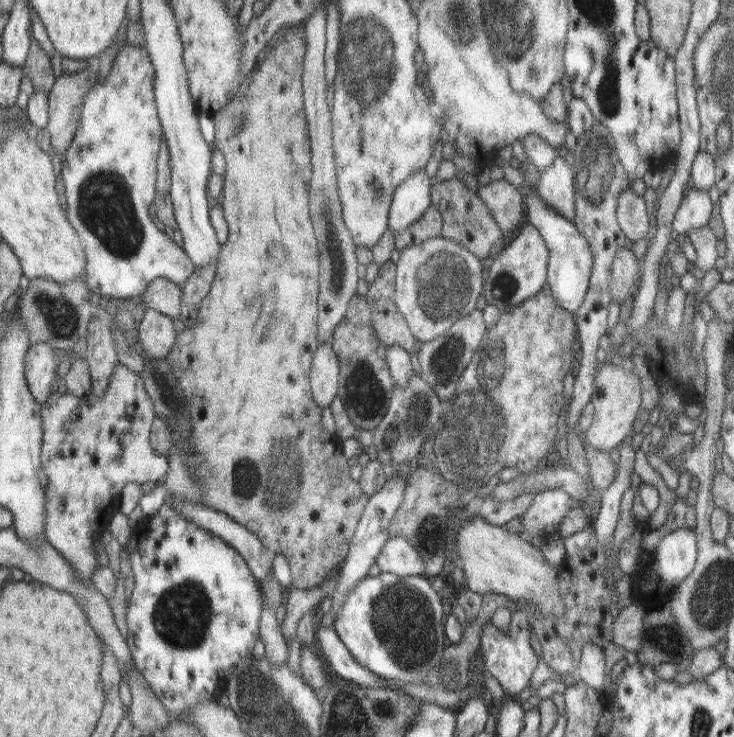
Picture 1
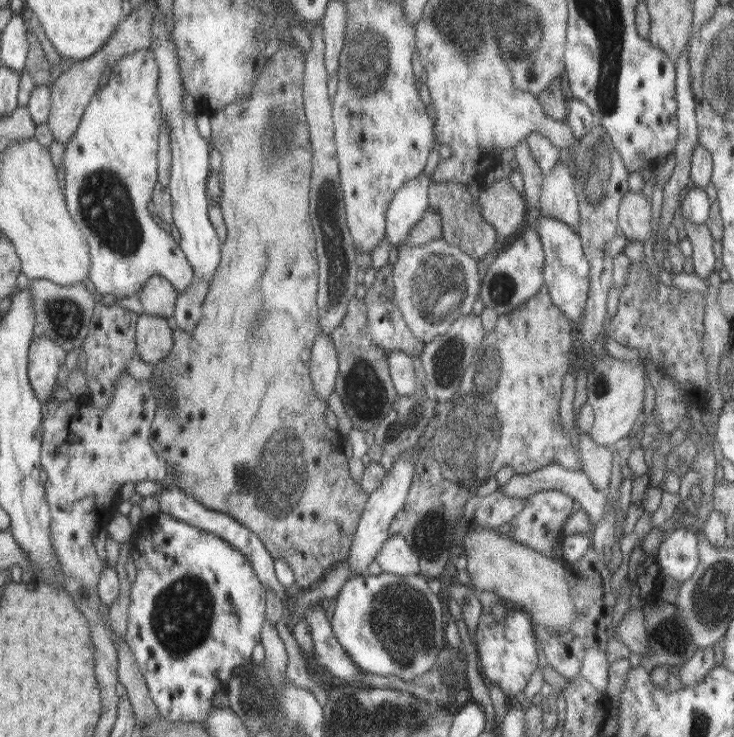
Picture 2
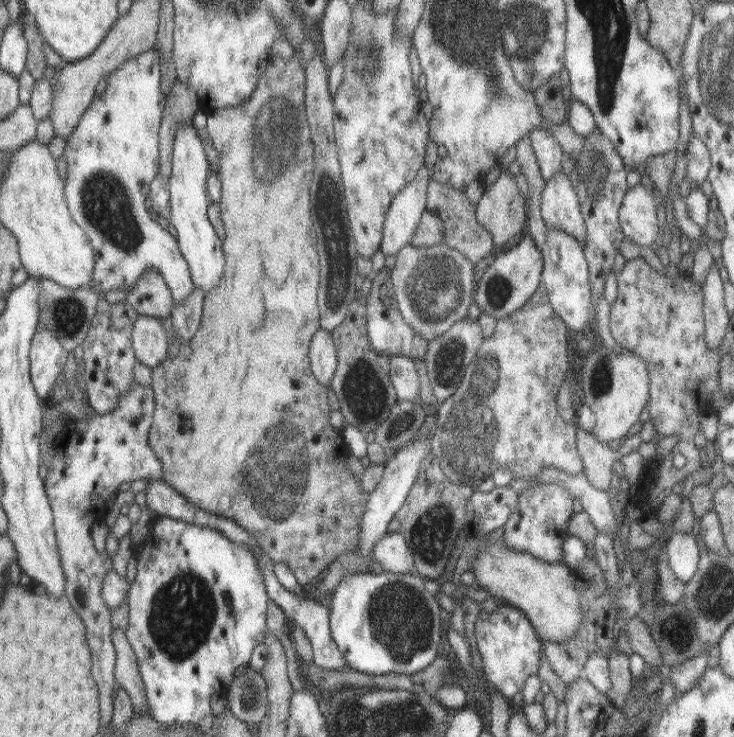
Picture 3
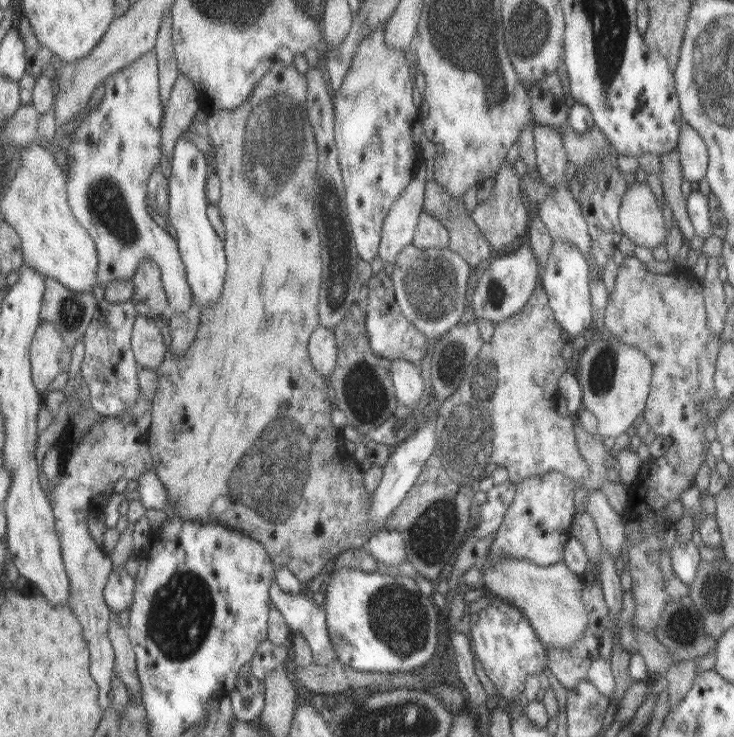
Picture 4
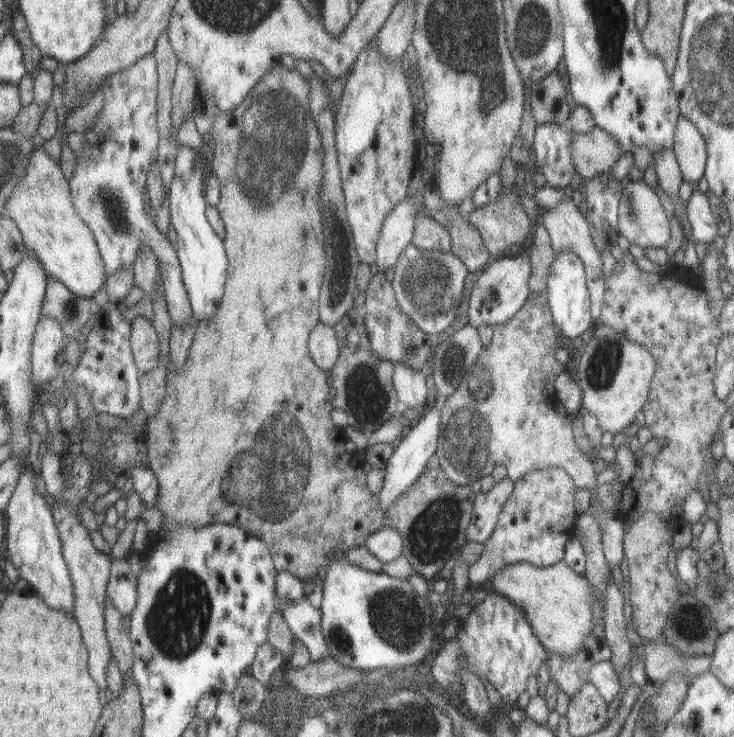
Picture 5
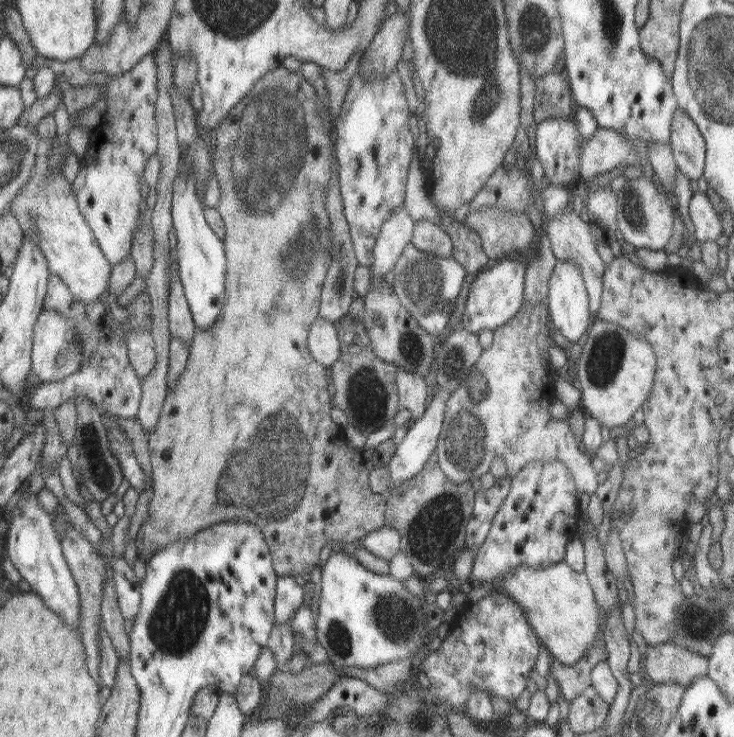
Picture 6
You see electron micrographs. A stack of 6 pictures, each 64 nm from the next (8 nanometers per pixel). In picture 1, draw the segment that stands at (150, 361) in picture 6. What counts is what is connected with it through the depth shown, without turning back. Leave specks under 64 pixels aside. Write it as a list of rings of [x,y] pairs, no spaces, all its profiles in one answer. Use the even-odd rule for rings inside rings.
[[[147,310],[143,320],[139,322],[139,336],[137,336],[141,352],[149,358],[167,358],[175,350],[179,342],[179,334],[173,328],[173,322],[169,316]]]

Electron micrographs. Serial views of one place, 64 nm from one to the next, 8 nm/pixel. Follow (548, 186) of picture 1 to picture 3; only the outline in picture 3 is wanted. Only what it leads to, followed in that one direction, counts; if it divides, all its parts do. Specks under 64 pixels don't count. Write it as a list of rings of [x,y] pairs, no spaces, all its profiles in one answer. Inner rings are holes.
[[[559,170],[551,180],[545,182],[541,192],[541,216],[547,228],[559,228],[561,232],[569,232],[581,244],[585,244],[585,218],[581,214],[581,202],[577,190],[571,186],[569,176]]]

